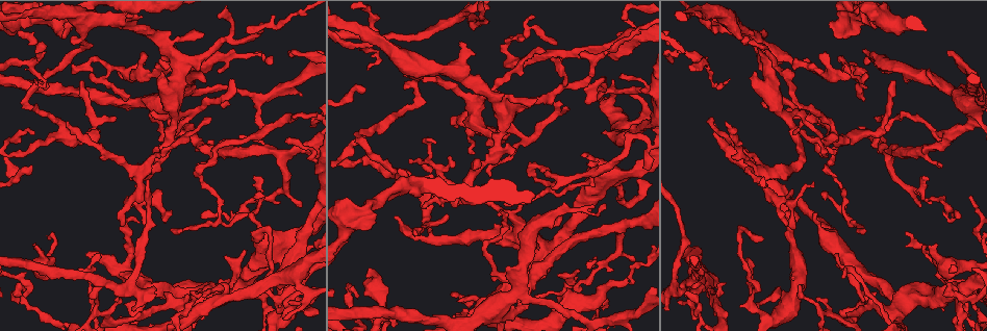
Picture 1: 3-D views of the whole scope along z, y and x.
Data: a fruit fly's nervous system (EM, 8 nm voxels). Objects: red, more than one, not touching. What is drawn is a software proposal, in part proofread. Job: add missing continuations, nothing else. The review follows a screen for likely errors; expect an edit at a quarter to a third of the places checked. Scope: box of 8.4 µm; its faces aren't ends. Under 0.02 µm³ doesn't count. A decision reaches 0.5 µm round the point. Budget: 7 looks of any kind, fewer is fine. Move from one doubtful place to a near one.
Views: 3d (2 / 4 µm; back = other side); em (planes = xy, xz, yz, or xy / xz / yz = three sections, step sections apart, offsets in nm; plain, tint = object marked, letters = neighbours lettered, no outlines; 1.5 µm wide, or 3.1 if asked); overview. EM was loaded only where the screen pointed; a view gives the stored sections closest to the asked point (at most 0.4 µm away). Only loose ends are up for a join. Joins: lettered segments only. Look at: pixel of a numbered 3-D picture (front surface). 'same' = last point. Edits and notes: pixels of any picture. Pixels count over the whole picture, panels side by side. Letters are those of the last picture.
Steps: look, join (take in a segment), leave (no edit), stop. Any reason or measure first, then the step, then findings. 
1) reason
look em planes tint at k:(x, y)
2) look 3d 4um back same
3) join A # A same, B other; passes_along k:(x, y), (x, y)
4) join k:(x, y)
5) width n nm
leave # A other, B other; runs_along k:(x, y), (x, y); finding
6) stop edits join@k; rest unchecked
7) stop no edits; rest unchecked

look 3d 2um at 1:(712, 118)

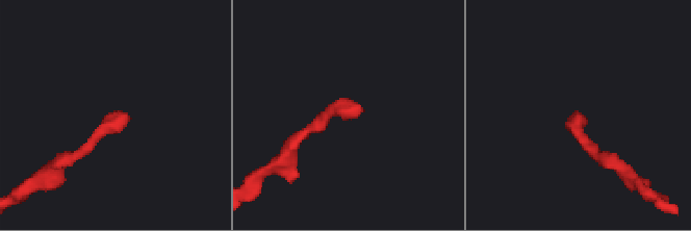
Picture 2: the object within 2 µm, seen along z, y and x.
look em planes plain at 2:(582, 118)

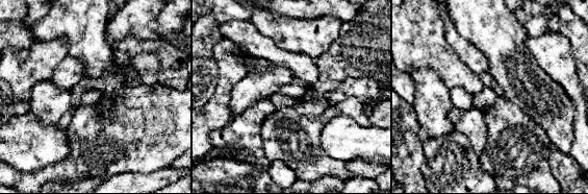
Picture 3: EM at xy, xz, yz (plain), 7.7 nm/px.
see the neighbours
look em planes letters same

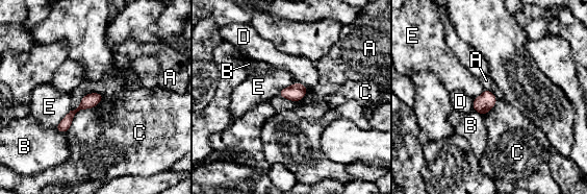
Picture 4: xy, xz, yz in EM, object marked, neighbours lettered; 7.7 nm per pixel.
leave # A other, B other, C other, D other, E other; runs_along 4:(99, 97), (76, 110), (59, 128); no lettered segment goes on from it

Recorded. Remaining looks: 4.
look em yz step 8 letters at 1:(797, 219)

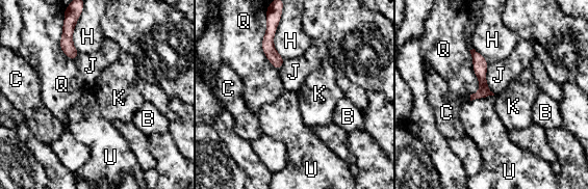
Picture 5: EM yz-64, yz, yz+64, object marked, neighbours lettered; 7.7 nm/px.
another direction
look em planes letters same

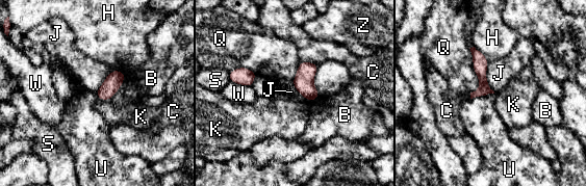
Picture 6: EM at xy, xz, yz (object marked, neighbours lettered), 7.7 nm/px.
leave # B other, C other, H other, J other, K other, Q other, S other, U other, W other, Z other; border 6:(98, 98), (108, 100); none of them fits

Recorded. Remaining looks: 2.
stop no edits; rest unchecked

